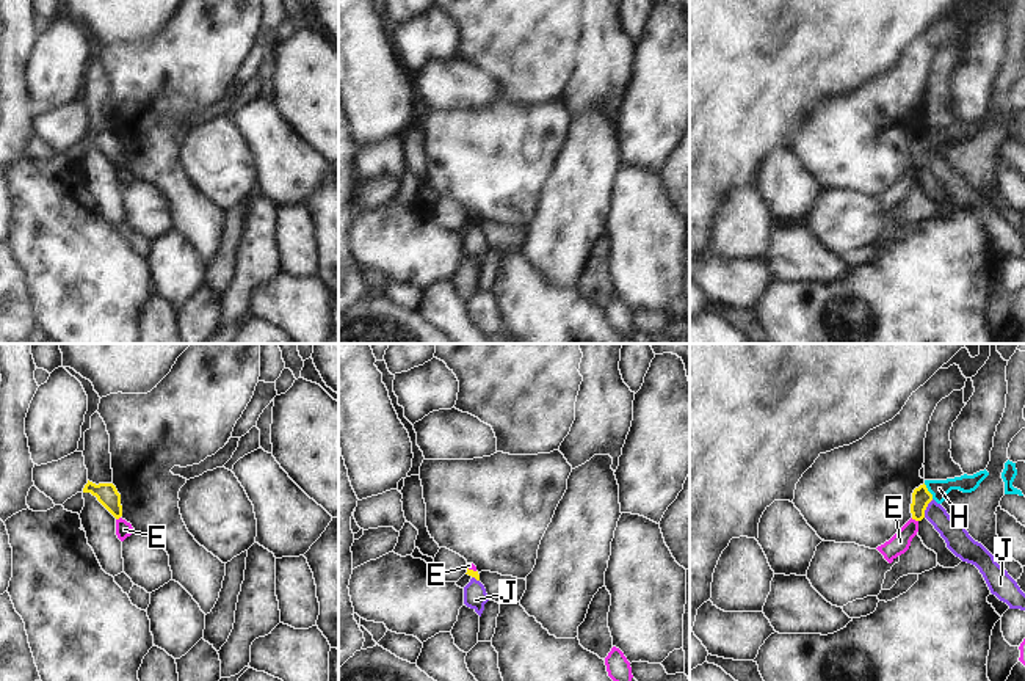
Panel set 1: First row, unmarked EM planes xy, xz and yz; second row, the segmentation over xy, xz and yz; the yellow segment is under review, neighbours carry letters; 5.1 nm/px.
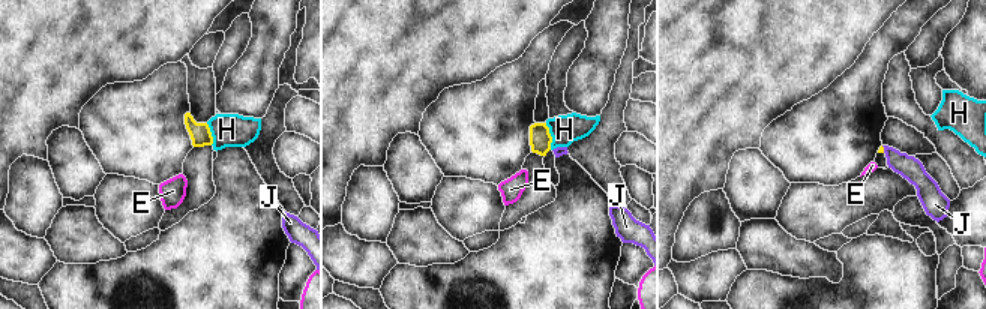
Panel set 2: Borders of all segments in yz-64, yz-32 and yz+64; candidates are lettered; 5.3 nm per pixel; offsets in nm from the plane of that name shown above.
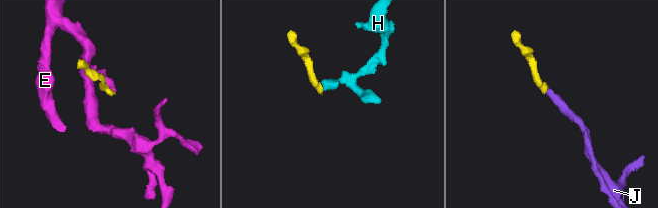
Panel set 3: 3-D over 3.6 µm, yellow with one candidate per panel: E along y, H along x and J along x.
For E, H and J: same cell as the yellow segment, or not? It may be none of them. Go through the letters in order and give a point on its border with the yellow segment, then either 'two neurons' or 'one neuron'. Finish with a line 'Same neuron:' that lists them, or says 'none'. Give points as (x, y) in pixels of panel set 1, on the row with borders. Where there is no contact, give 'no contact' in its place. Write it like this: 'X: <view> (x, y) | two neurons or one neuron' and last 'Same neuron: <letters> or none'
E: yz (914, 518) | two neurons
H: yz (928, 491) | two neurons
J: yz (925, 509) | one neuron
Same neuron: J

